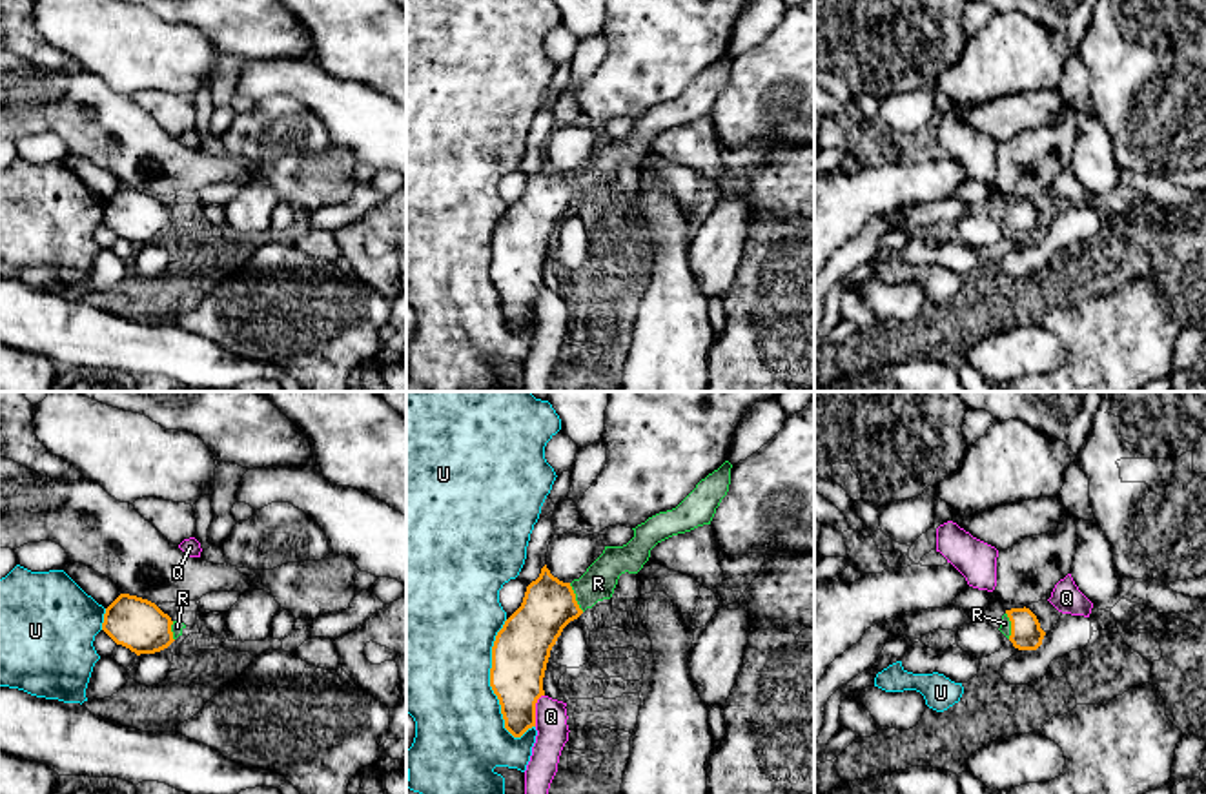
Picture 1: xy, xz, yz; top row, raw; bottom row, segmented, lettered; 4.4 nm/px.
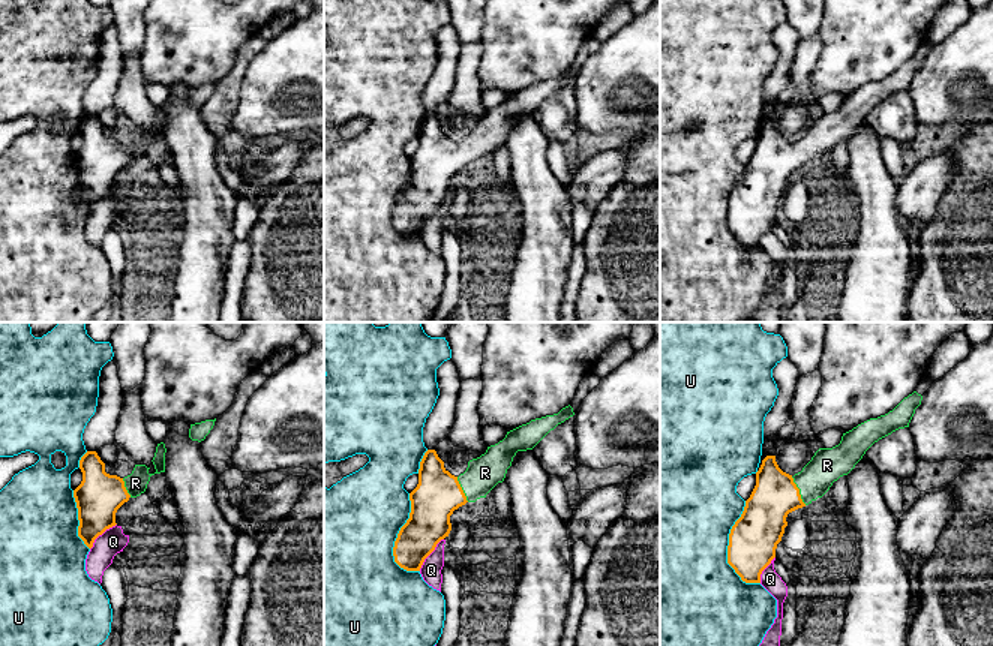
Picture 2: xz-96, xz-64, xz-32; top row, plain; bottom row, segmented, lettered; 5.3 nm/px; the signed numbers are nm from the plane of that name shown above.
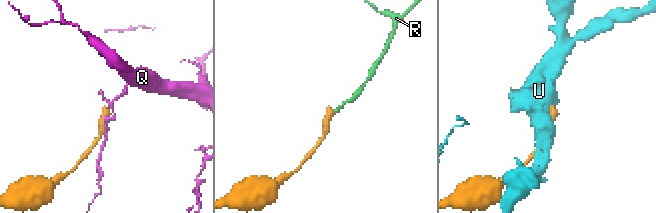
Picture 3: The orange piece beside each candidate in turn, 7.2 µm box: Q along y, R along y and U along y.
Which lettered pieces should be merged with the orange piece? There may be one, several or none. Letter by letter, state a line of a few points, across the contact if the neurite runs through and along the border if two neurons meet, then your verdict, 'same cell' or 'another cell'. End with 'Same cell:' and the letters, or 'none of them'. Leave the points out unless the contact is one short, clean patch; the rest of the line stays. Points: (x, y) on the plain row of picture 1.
Q: another cell
R: line xz (549, 197), (574, 190), (598, 175); same cell
U: another cell
Same cell: R

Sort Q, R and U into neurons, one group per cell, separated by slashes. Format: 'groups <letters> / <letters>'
groups Q / R / U

